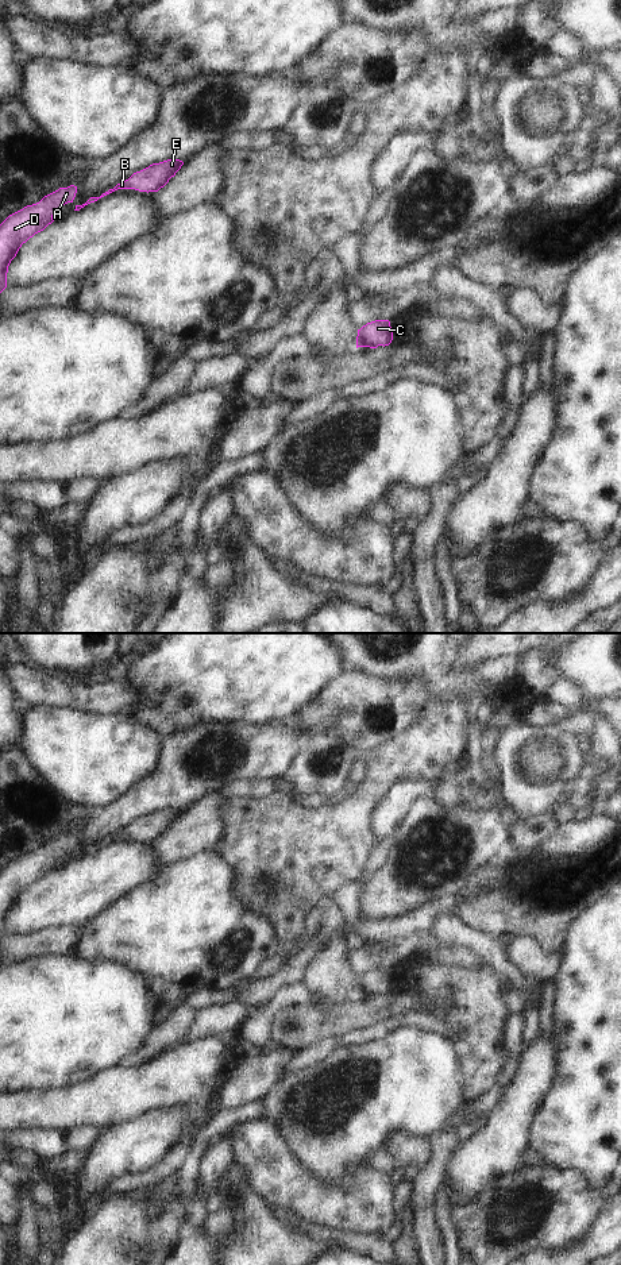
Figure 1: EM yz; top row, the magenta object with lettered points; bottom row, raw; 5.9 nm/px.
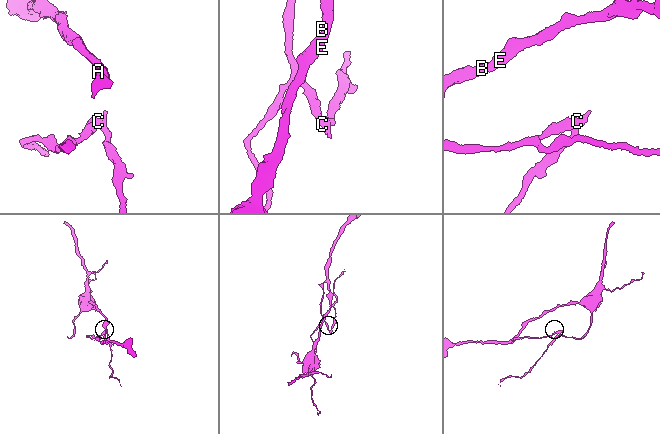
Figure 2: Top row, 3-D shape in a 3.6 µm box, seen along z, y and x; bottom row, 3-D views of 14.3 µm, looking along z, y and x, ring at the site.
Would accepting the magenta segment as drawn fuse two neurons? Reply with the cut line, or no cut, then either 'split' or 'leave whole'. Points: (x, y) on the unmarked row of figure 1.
cut yz (358, 982), (363, 994); split

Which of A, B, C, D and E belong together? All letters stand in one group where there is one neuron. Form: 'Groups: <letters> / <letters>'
Groups: A B D E / C.

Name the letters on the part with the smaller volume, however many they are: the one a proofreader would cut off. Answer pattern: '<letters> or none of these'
C

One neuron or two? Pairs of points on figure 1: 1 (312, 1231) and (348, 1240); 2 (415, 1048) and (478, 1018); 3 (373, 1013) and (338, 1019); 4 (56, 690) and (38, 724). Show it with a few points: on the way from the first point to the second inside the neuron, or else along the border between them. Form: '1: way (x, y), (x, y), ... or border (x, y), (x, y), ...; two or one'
1: way (321, 1233), (339, 1235); one
2: border (448, 1040), (452, 1044), (461, 1069); two
3: way (365, 1013), (346, 1017); one
4: border (30, 708), (74, 708), (78, 712); two

